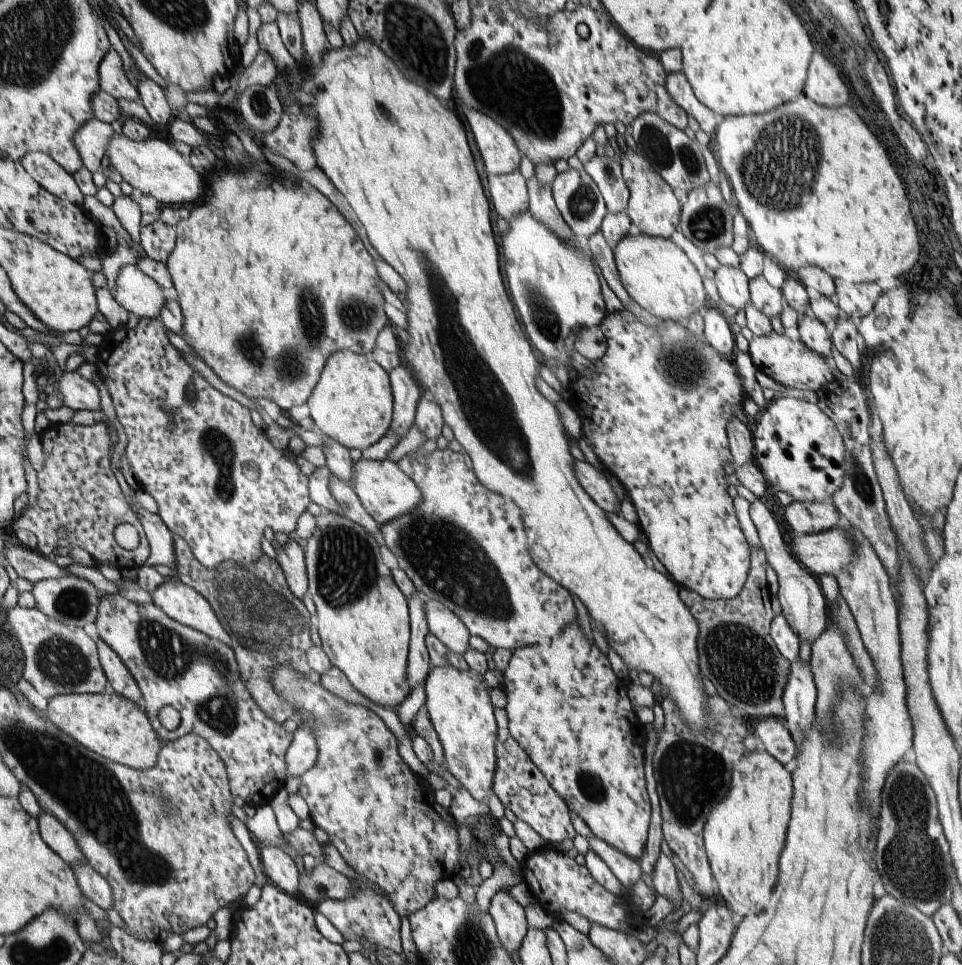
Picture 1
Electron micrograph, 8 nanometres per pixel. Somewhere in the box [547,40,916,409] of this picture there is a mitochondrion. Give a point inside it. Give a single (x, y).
(782, 163)

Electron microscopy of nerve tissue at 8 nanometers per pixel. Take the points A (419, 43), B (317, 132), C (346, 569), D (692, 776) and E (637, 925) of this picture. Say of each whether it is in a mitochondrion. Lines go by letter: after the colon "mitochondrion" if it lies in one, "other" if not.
A: mitochondrion
B: other
C: mitochondrion
D: mitochondrion
E: other

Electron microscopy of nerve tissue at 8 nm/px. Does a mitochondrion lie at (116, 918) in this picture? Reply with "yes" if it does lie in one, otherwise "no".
no

